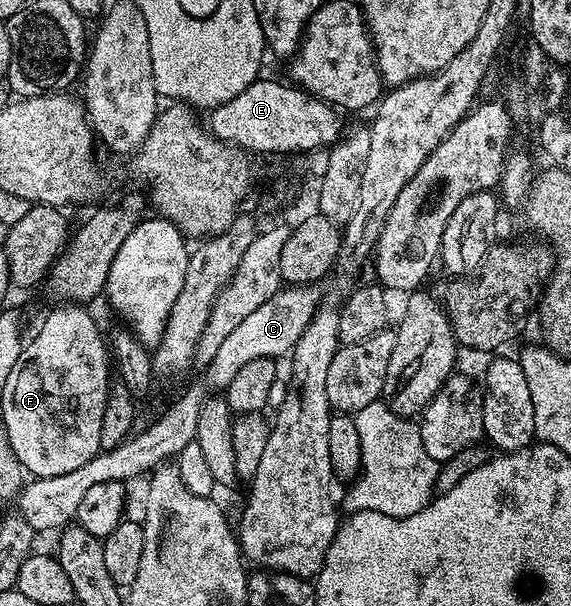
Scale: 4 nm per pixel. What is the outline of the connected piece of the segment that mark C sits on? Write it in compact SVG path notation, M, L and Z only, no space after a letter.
M318 285L287 286L256 308L252 314L224 339L212 362L204 367L203 382L193 383L151 426L125 439L113 449L97 454L80 468L59 476L32 479L22 487L17 497L18 513L27 520L36 533L58 531L76 519L78 506L85 493L94 484L129 482L139 474L146 474L196 441L200 409L209 397L209 388L224 390L235 375L251 360L290 355L295 344L307 328L307 324L320 309L322 300Z

